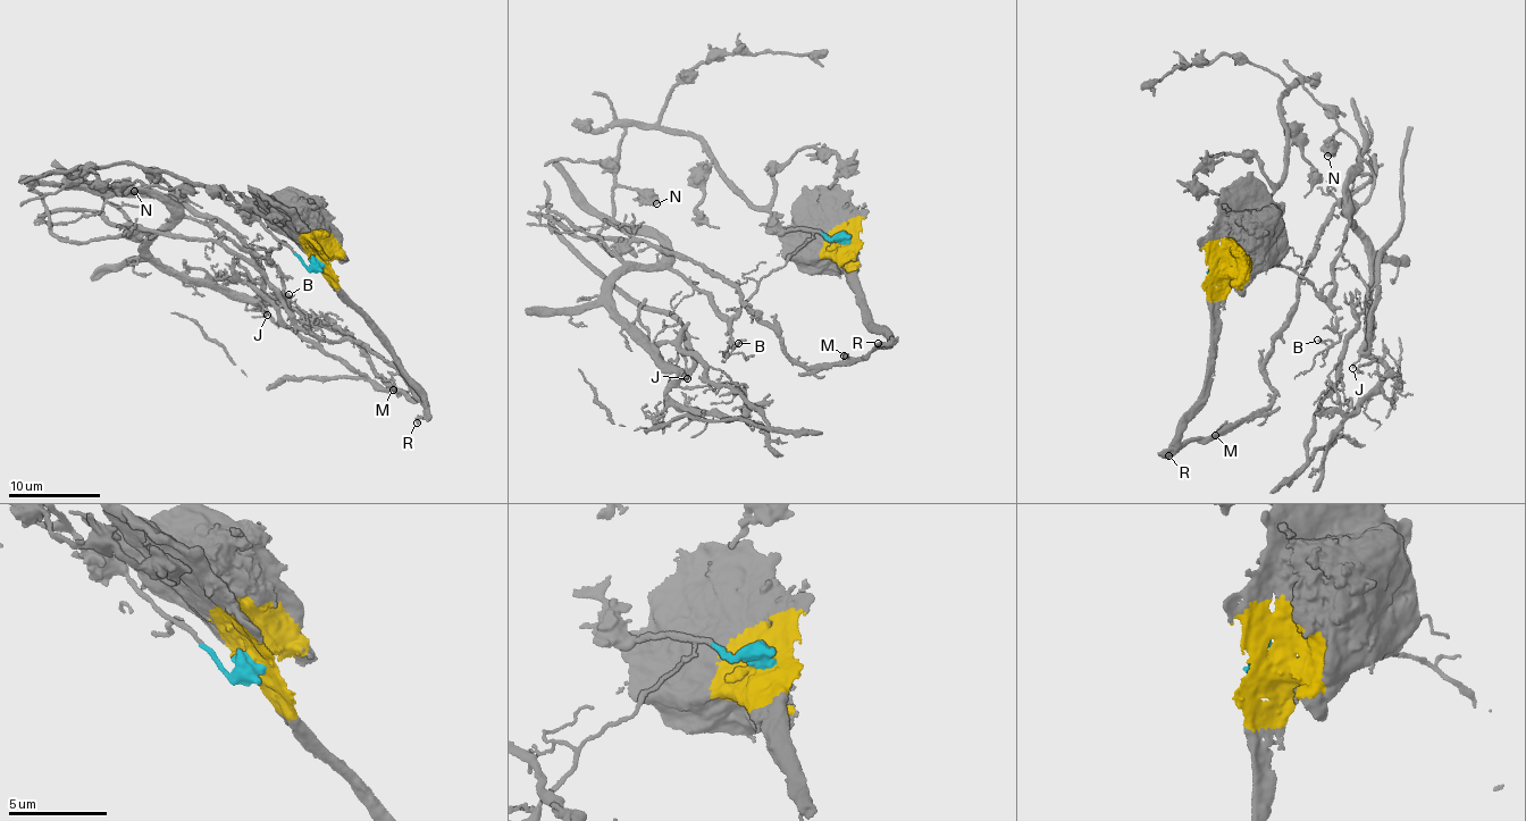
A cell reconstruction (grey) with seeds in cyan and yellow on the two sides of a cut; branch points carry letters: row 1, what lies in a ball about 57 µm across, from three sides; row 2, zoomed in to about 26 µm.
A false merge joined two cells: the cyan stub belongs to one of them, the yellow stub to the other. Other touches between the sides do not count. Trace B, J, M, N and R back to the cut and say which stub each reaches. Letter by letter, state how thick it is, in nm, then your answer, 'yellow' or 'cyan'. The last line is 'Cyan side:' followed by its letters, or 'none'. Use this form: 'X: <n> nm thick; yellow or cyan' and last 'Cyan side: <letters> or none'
B: 200 nm thick; cyan
J: 160 nm thick; cyan
M: 170 nm thick; yellow
N: 650 nm thick; cyan
R: 320 nm thick; yellow
Cyan side: B, J, N

